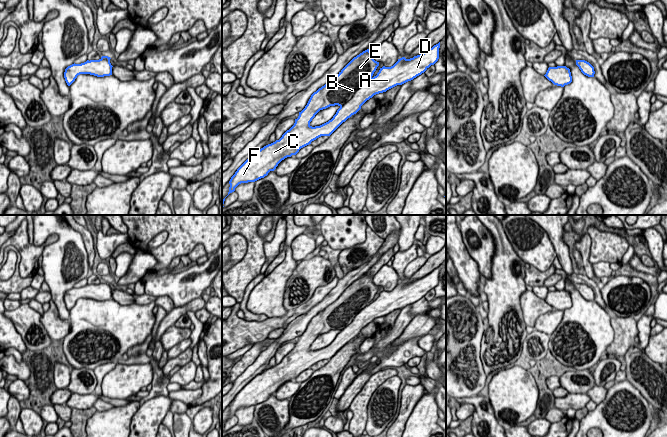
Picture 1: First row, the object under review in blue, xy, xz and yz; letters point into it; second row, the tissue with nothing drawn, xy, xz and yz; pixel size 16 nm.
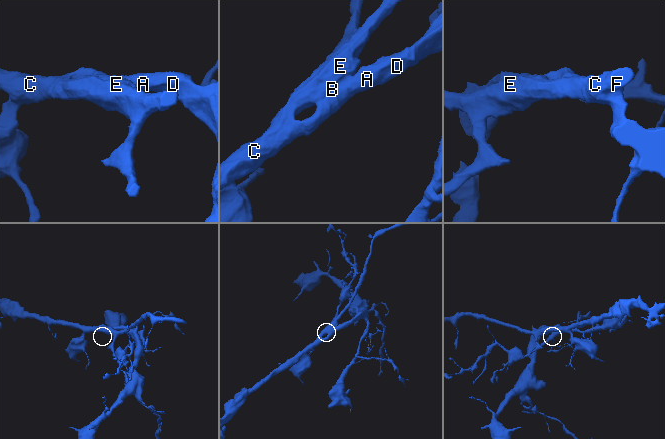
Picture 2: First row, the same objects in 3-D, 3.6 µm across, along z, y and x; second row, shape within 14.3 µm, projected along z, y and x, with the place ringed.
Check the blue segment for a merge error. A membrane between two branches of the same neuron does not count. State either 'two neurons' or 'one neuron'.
one neuron

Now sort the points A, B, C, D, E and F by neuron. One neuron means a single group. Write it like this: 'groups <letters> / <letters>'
groups A B C D E F

